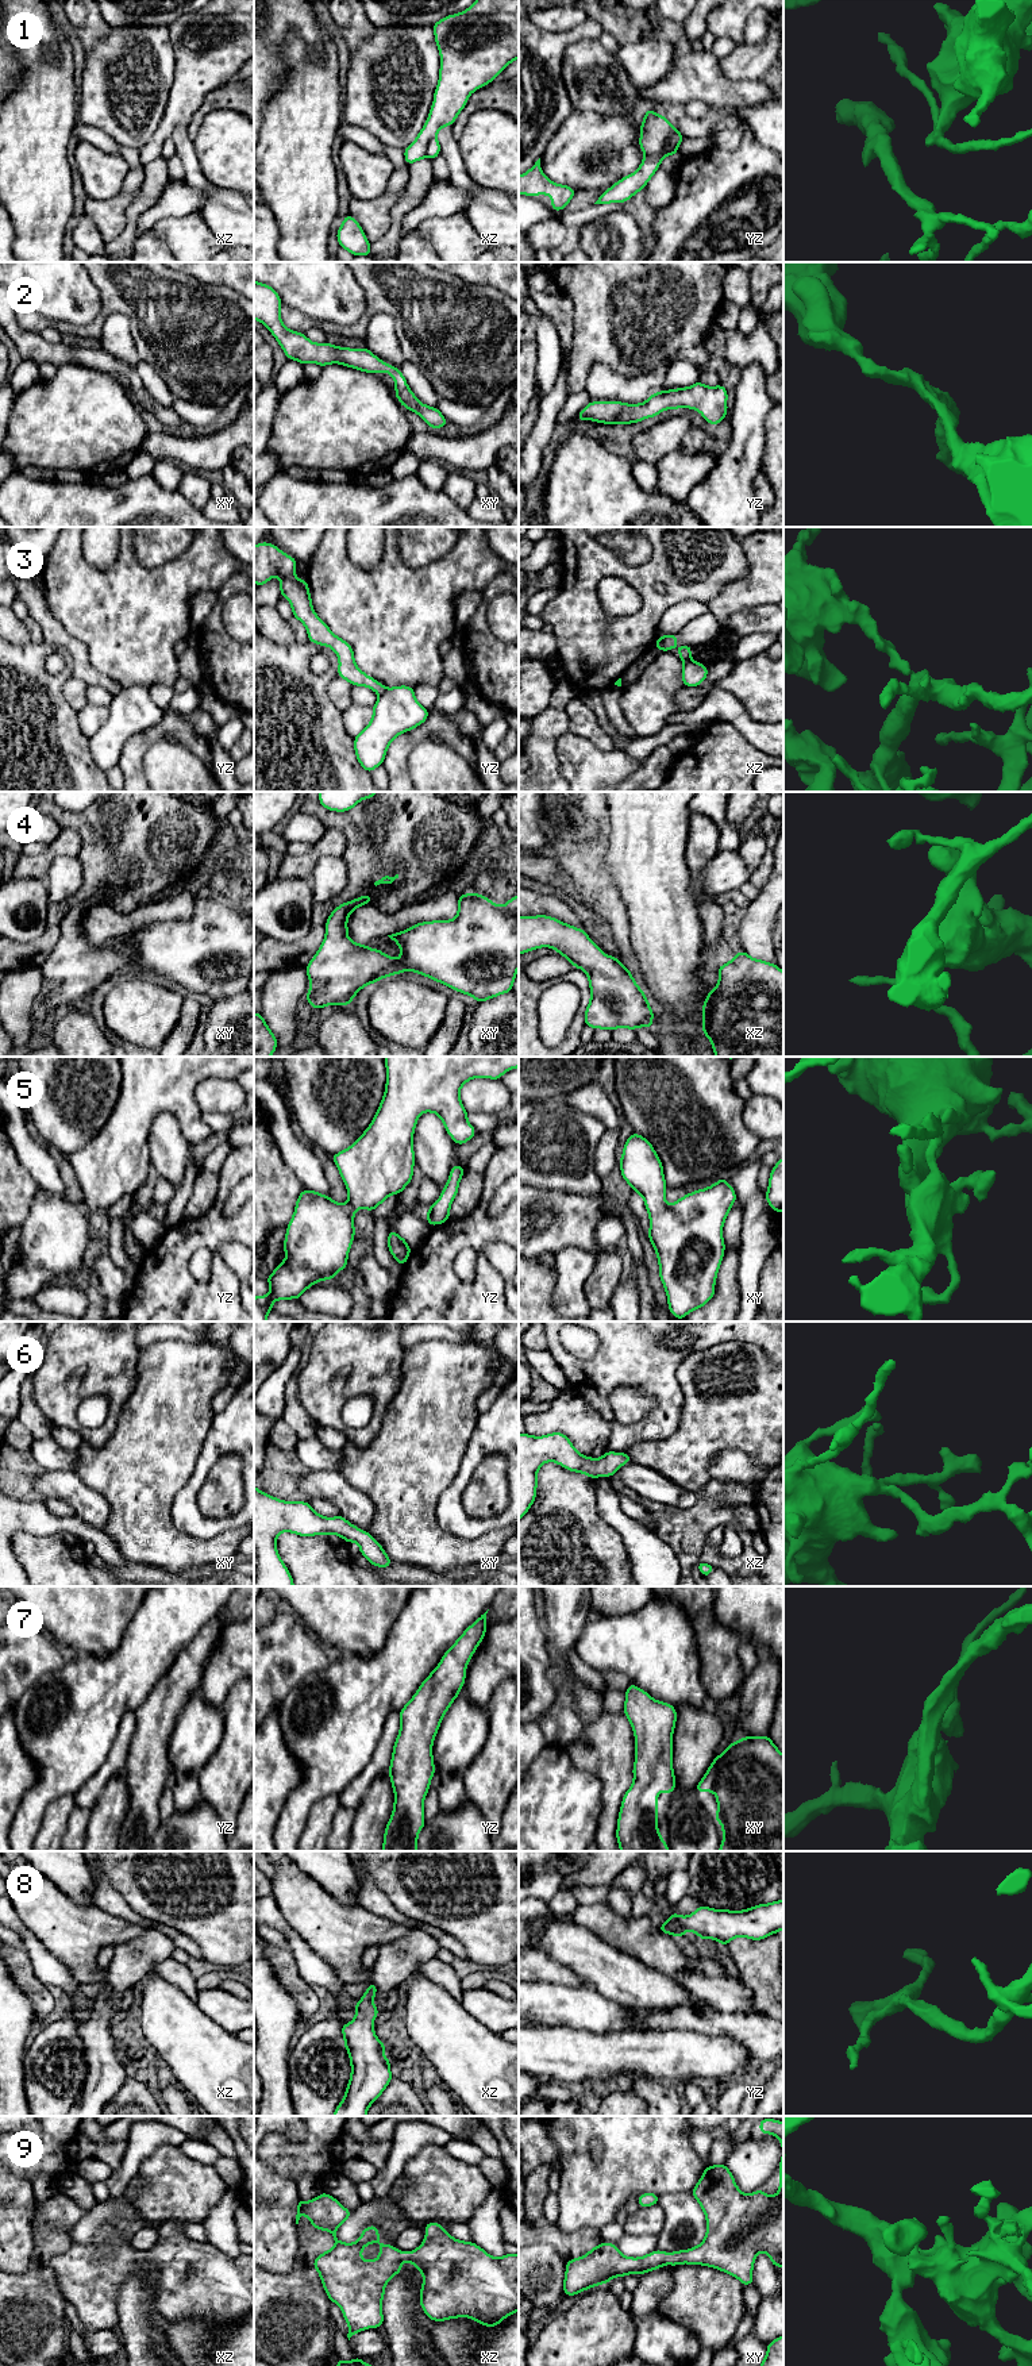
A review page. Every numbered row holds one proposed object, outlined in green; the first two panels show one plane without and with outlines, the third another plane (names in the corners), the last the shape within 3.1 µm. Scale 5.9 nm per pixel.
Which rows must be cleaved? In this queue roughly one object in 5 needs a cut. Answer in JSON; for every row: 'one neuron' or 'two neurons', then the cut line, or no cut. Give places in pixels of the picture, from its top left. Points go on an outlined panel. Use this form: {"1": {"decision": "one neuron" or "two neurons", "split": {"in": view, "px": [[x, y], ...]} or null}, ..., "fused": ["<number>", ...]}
{"1": {"decision": "two neurons", "split": {"in": "yz", "px": [[676, 129], [662, 150], [646, 156]]}}, "2": {"decision": "one neuron", "split": null}, "3": {"decision": "two neurons", "split": {"in": "xz", "px": [[689, 656], [681, 658]]}}, "4": {"decision": "one neuron", "split": null}, "5": {"decision": "one neuron", "split": null}, "6": {"decision": "one neuron", "split": null}, "7": {"decision": "one neuron", "split": null}, "8": {"decision": "one neuron", "split": null}, "9": {"decision": "one neuron", "split": null}, "fused": ["1", "3"]}

